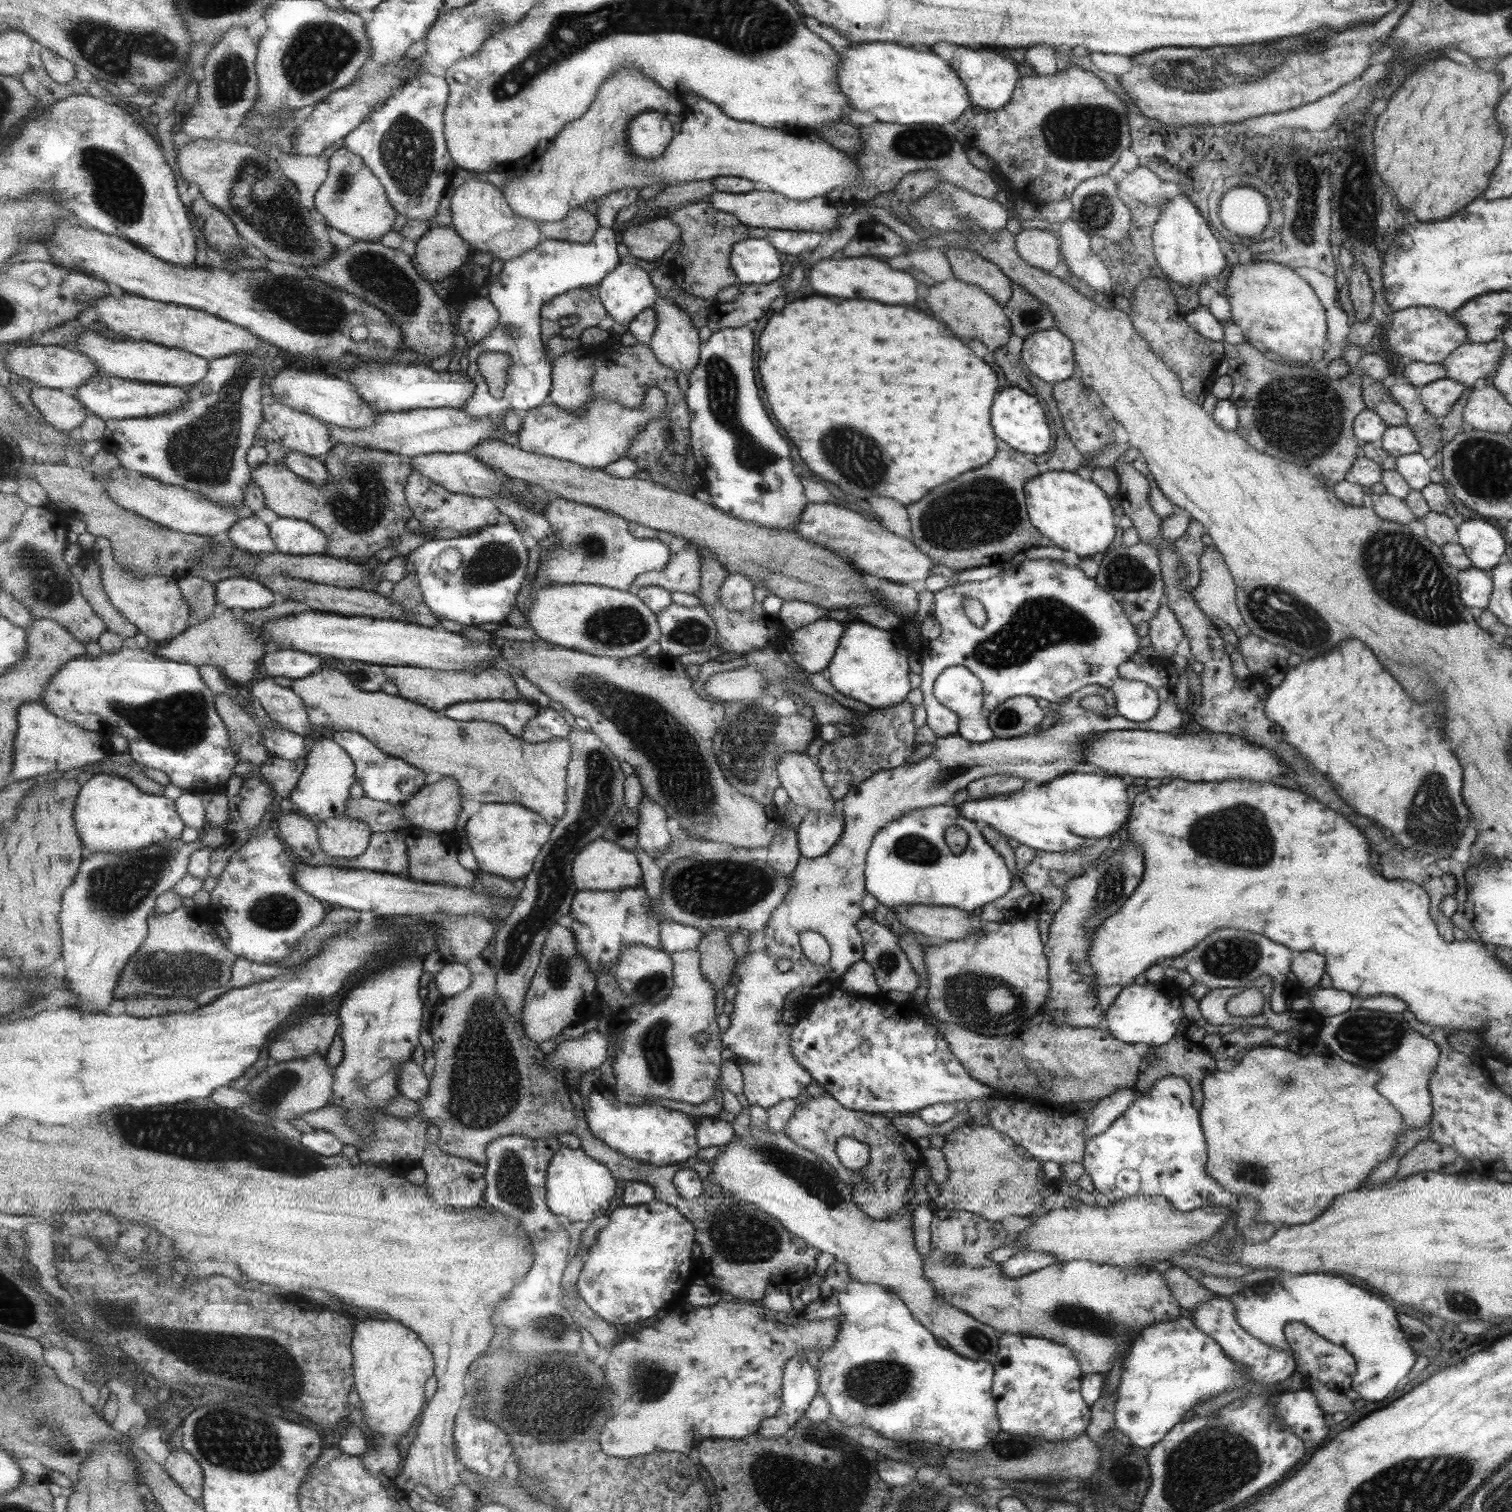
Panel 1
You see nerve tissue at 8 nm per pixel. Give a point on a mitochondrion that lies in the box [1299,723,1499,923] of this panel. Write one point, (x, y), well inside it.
(1426, 828)

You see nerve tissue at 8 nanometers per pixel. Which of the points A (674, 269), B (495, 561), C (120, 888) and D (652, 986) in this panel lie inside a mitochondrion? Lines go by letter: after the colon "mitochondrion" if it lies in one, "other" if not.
A: other
B: mitochondrion
C: mitochondrion
D: mitochondrion

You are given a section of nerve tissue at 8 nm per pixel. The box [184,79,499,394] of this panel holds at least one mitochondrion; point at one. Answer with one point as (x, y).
(277, 219)

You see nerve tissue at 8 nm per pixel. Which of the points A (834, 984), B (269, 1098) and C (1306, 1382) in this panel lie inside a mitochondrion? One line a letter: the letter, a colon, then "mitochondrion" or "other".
A: other
B: mitochondrion
C: other

